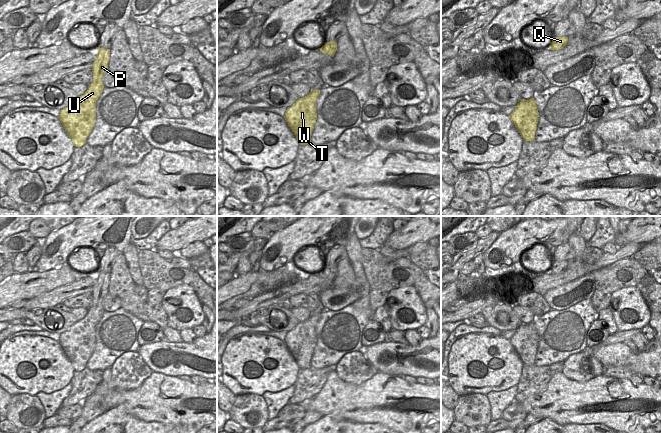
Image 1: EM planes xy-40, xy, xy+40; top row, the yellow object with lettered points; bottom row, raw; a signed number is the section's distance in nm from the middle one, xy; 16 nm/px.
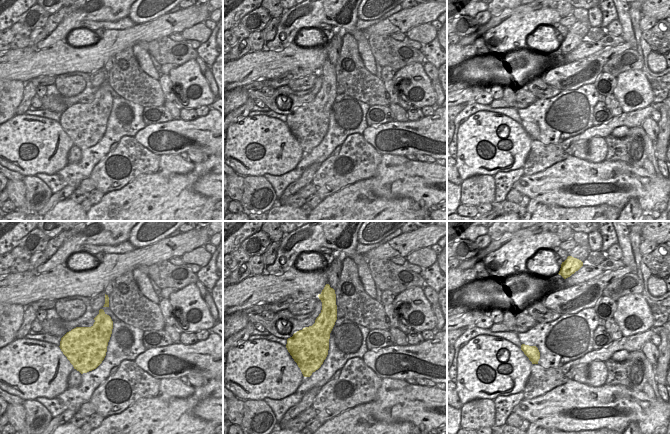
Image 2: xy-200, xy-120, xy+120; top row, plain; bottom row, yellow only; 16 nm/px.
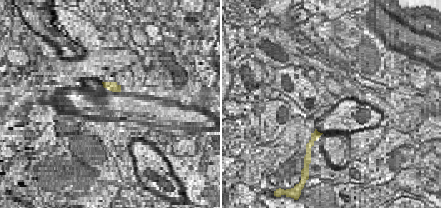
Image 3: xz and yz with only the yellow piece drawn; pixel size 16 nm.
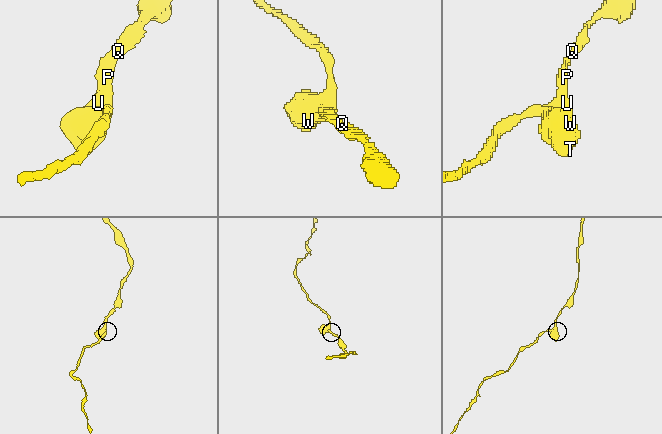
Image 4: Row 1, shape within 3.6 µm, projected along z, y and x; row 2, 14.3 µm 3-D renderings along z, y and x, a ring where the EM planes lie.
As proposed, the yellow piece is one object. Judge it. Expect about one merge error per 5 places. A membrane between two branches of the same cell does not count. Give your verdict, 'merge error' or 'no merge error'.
no merge error

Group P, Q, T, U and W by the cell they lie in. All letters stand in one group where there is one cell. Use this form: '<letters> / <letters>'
P Q T U W

